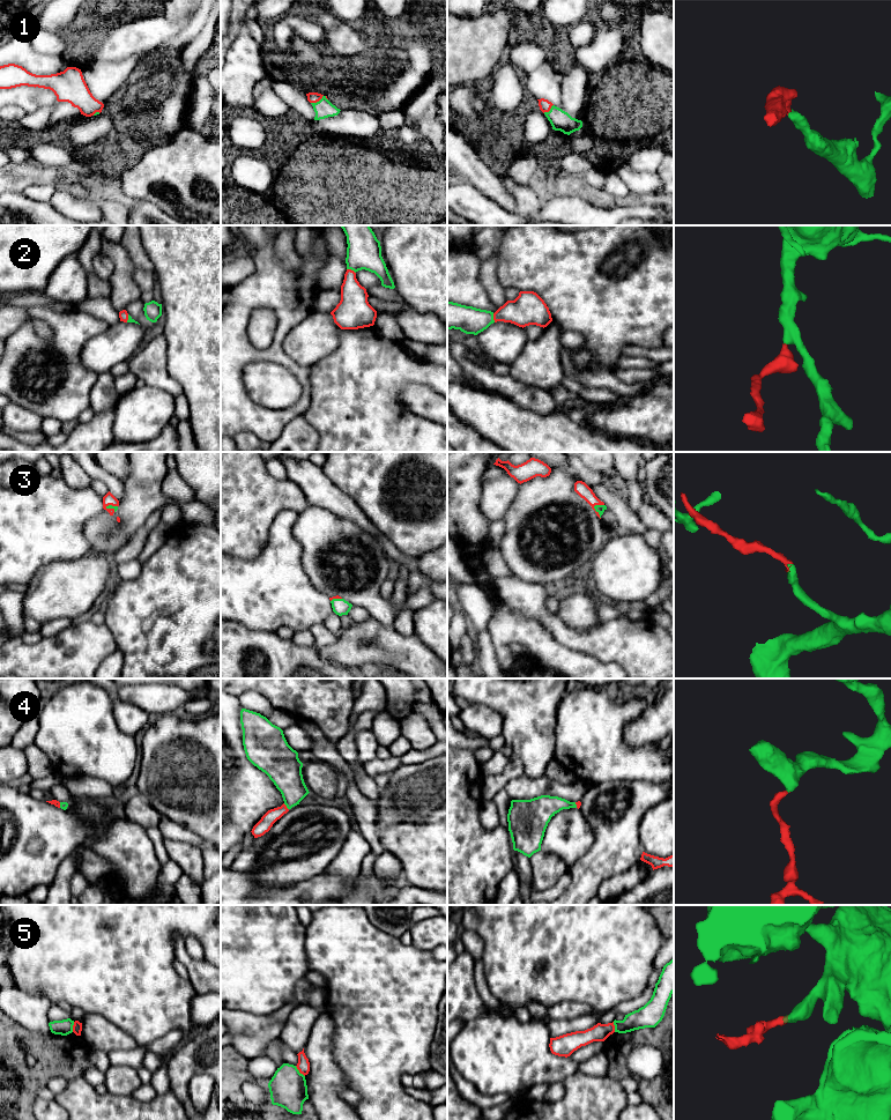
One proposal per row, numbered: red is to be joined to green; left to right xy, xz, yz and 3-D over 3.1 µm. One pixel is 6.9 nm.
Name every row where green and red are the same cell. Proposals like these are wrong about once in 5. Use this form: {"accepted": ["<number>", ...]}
{"accepted": ["1", "2", "3", "4"]}

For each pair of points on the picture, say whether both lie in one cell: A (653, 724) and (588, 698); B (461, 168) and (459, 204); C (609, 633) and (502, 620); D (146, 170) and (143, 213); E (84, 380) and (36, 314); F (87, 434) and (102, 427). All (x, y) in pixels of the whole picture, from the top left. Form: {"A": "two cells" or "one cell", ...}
{"A": "two cells", "B": "two cells", "C": "two cells", "D": "two cells", "E": "one cell", "F": "one cell"}

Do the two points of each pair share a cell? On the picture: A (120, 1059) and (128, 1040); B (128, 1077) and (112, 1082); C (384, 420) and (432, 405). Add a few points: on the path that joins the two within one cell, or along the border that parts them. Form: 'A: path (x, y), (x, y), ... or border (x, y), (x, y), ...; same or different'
A: border (136, 1045), (126, 1050), (112, 1050), (108, 1053); different
B: path (125, 1080), (116, 1082); same
C: border (407, 384), (401, 399), (414, 412), (435, 423); different

